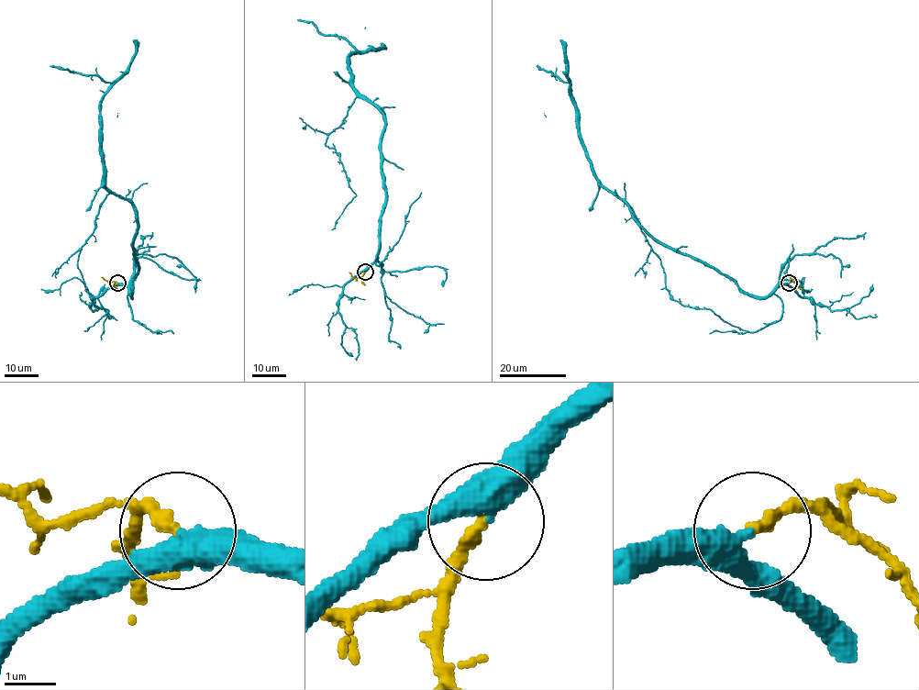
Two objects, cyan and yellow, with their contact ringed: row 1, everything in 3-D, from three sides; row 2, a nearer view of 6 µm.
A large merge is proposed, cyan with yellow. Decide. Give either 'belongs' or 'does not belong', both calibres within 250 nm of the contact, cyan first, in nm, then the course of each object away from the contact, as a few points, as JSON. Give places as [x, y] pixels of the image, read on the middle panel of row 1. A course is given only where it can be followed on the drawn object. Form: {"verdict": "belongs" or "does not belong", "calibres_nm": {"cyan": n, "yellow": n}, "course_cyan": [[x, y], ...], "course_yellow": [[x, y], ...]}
{"verdict": "belongs", "calibres_nm": {"cyan": 380, "yellow": 240}, "course_cyan": [[365, 272], [380, 247], [385, 196], [384, 116], [358, 97], [325, 143], [339, 157], [356, 194], [332, 230]], "course_yellow": [[365, 272], [355, 278], [349, 272]]}

